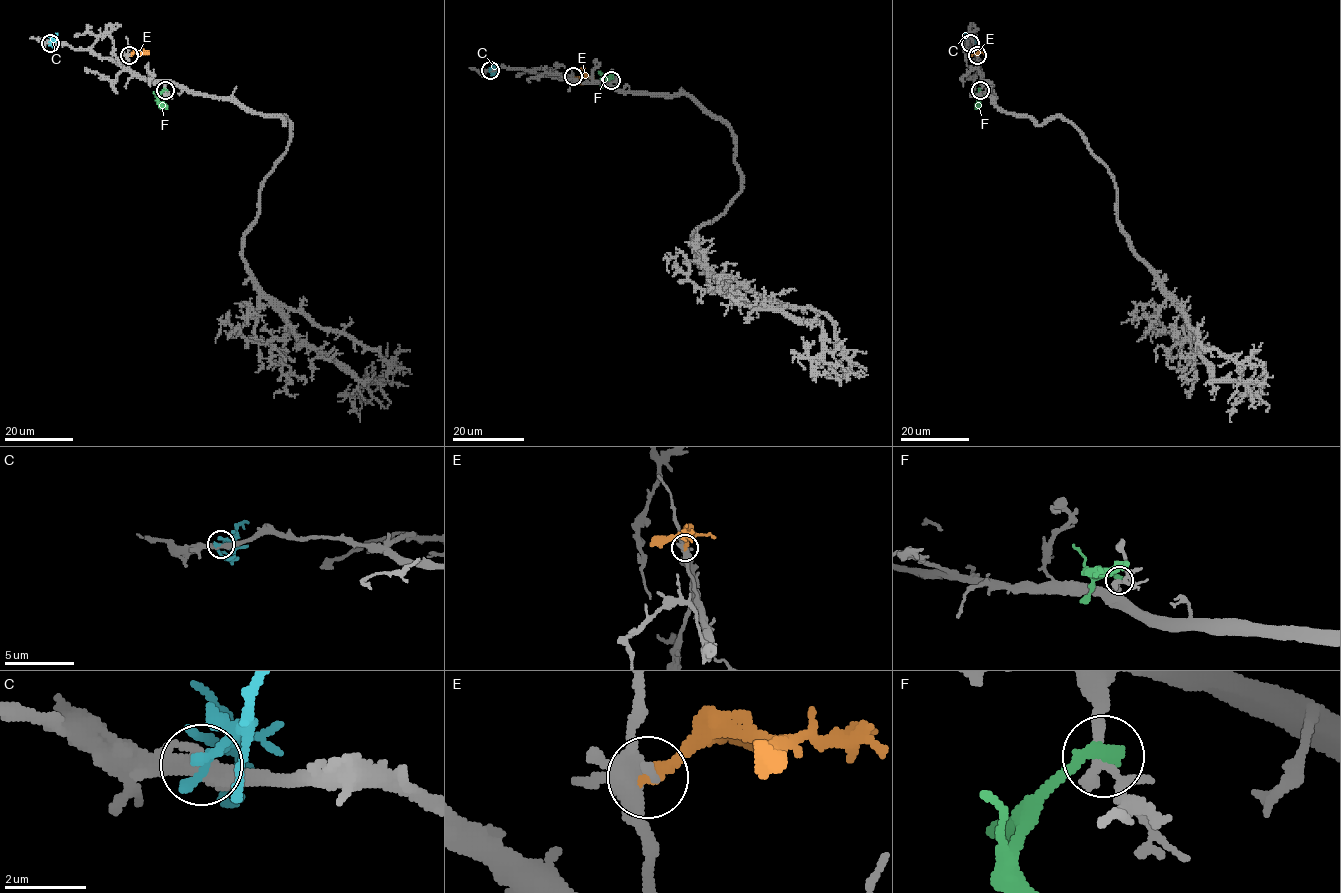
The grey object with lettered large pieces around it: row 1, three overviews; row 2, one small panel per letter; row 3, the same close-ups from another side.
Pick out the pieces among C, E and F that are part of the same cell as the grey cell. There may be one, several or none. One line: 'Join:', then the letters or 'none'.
Join: E

